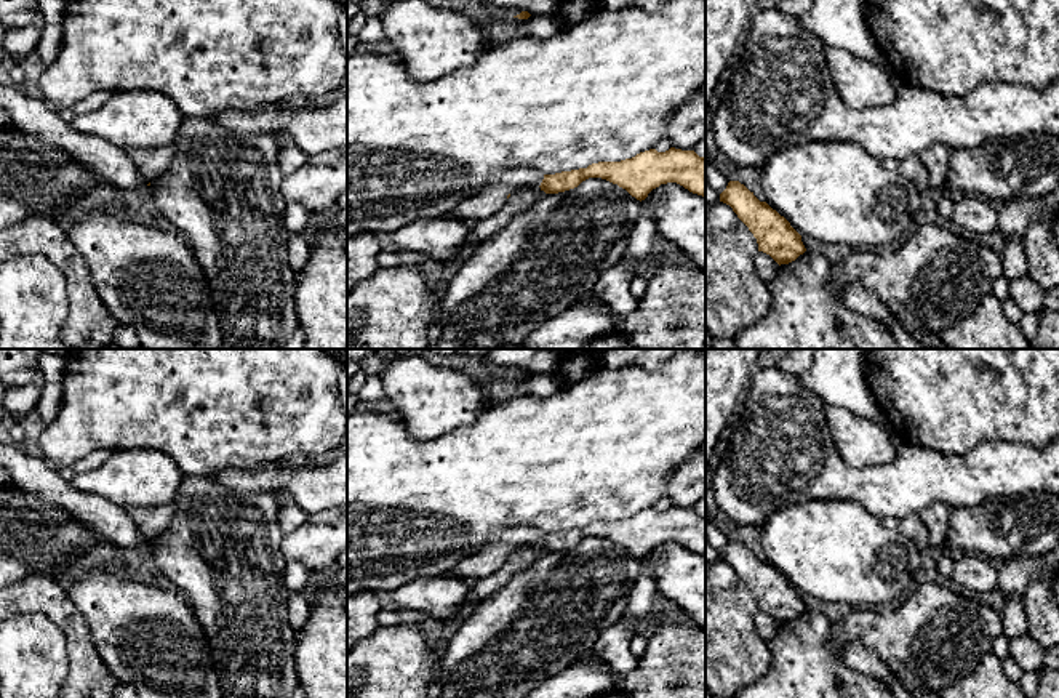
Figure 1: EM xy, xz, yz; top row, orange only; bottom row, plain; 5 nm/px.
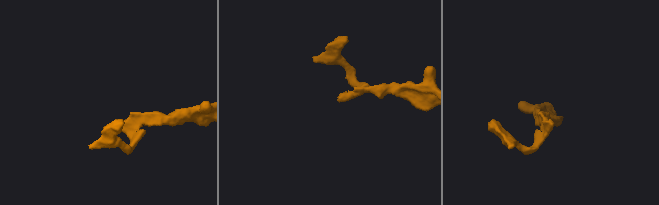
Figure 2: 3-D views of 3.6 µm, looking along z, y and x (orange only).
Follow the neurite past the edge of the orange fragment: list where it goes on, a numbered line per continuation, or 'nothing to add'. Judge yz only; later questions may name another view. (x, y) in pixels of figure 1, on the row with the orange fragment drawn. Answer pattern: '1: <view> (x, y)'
nothing to add

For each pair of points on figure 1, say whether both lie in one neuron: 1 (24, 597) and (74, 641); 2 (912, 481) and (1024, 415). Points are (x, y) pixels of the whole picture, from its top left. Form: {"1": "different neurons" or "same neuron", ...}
{"1": "same neuron", "2": "different neurons"}

